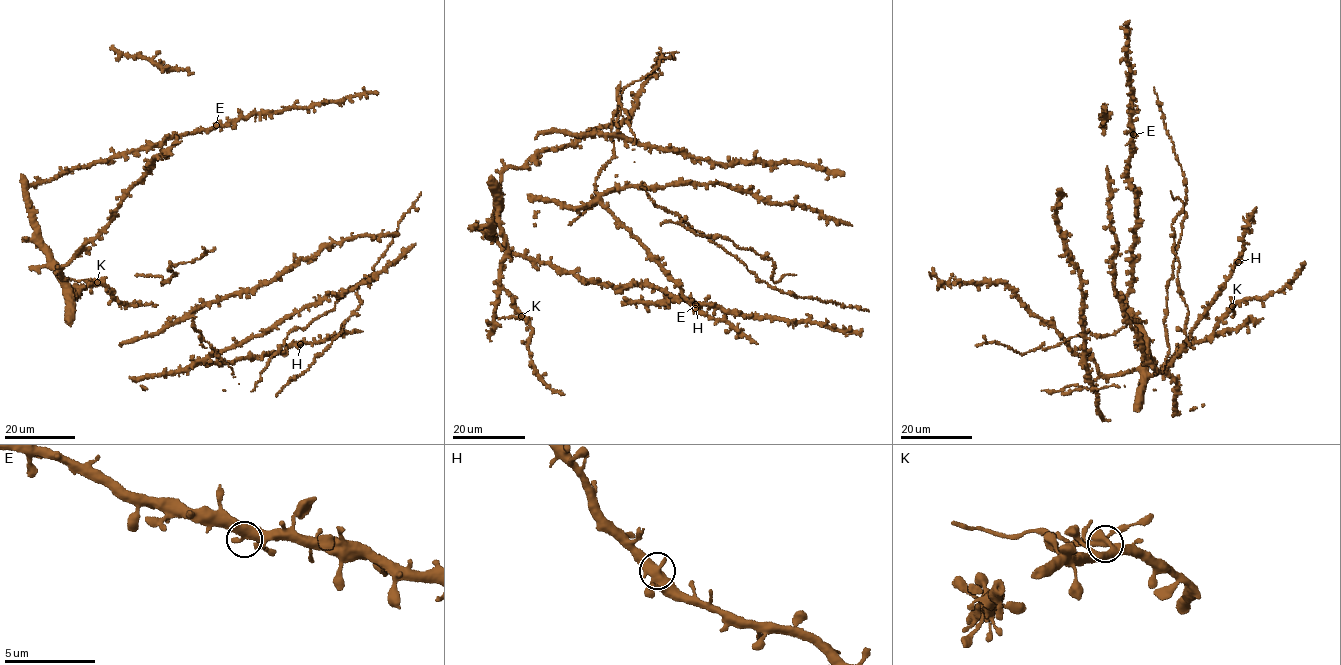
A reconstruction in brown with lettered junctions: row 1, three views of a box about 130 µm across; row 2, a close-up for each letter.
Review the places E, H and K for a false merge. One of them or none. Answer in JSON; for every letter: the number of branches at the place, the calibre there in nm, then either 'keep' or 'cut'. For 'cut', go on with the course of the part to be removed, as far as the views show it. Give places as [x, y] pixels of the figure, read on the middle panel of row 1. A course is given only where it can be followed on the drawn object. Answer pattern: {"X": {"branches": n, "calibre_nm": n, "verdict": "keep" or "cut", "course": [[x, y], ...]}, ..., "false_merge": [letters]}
{"E": {"branches": 3, "calibre_nm": 340, "verdict": "keep"}, "H": {"branches": 4, "calibre_nm": 420, "verdict": "keep"}, "K": {"branches": 4, "calibre_nm": 380, "verdict": "cut", "course": [[521, 316], [501, 318], [493, 315]]}, "false_merge": ["K"]}

